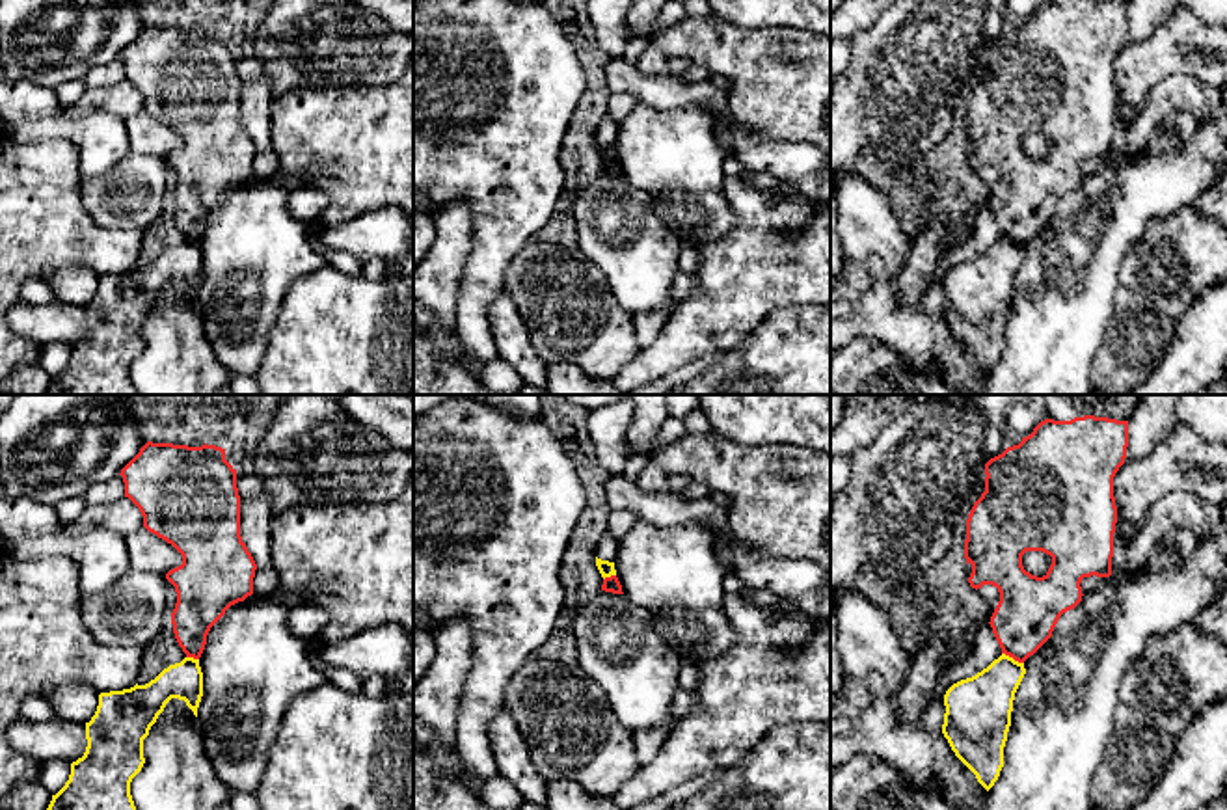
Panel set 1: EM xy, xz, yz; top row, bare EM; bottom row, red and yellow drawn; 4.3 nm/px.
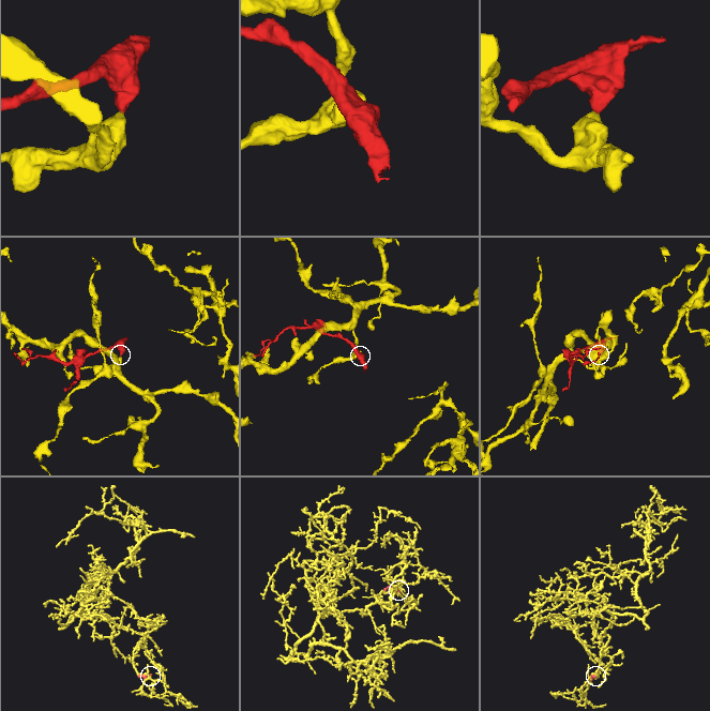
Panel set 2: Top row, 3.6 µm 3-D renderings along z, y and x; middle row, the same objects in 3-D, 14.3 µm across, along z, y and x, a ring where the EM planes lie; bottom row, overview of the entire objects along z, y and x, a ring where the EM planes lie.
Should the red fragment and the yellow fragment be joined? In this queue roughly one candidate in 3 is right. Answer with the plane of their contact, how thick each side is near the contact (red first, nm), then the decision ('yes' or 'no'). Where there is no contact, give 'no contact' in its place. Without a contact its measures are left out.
yz | 260/260 nm | no

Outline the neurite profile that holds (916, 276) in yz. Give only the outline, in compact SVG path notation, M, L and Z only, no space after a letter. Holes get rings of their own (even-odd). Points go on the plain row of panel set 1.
M933 220L916 236L909 251L909 259L896 279L896 302L899 305L918 305L933 281L933 272L944 251L946 222Z

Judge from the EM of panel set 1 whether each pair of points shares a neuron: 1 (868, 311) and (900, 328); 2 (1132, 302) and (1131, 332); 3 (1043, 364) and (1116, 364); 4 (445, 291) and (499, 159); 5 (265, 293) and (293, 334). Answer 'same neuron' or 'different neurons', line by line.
1: same neuron
2: same neuron
3: different neurons
4: different neurons
5: different neurons

